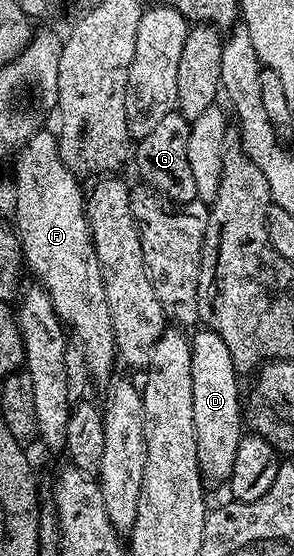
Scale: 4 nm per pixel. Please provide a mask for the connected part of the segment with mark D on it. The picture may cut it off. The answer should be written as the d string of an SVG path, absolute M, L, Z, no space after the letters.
M201 327L196 330L197 334L192 334L189 346L191 347L191 404L193 410L193 417L195 419L195 443L197 444L197 458L199 459L199 467L201 468L202 478L206 482L221 481L221 483L228 482L231 475L231 467L235 467L235 451L239 451L239 443L243 436L243 428L241 429L241 389L237 386L237 377L239 371L235 367L235 363L231 359L231 351L227 351L227 343L223 343L223 339L219 339L219 335L214 329L208 327Z

